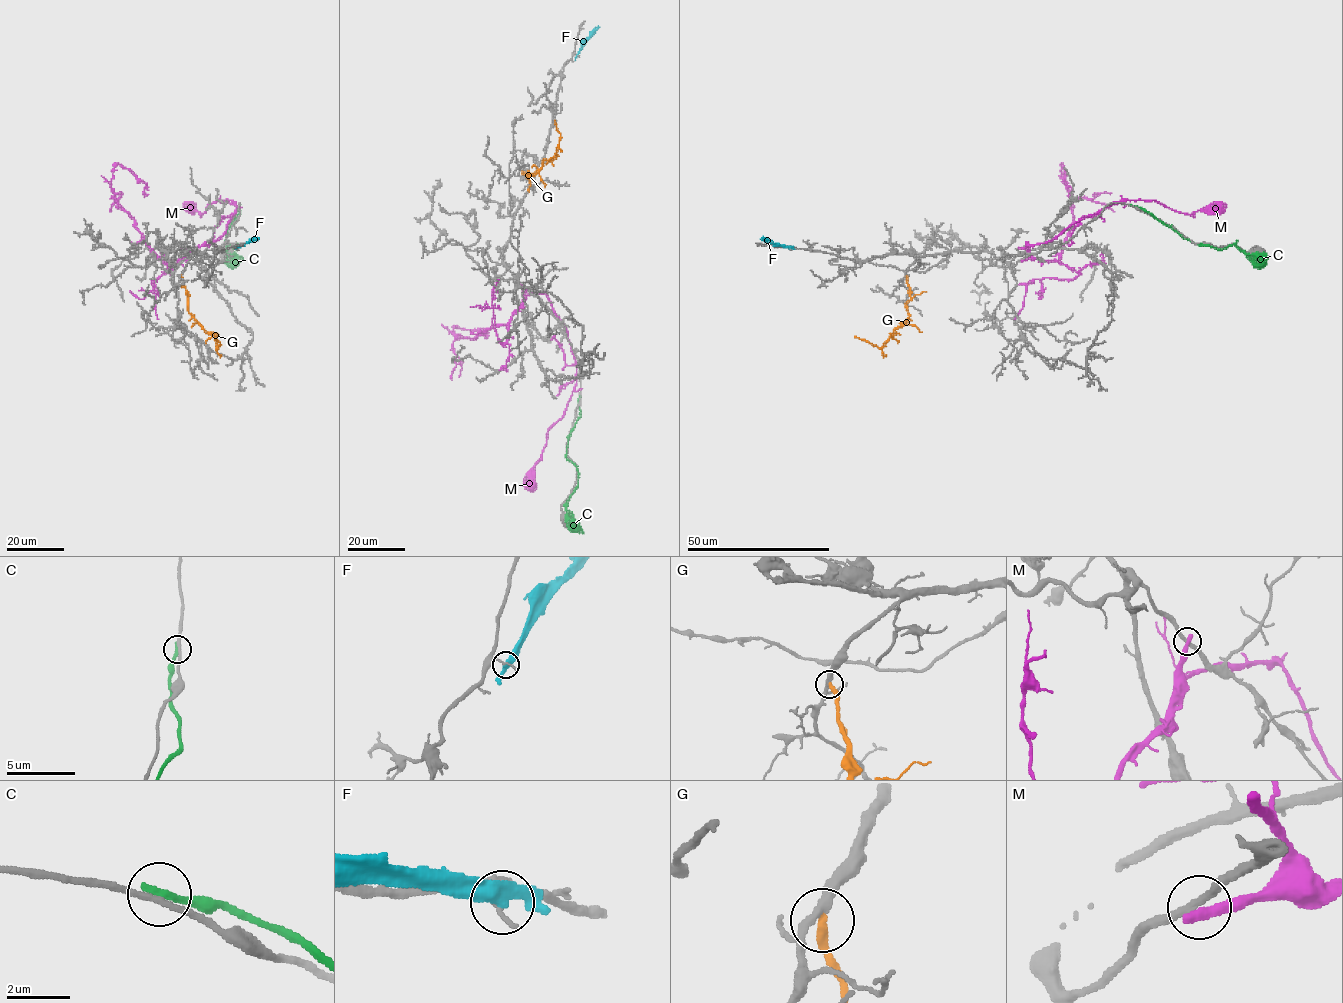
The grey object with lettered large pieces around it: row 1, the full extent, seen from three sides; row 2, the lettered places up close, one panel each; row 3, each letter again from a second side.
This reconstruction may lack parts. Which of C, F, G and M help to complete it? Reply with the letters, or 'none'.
G

